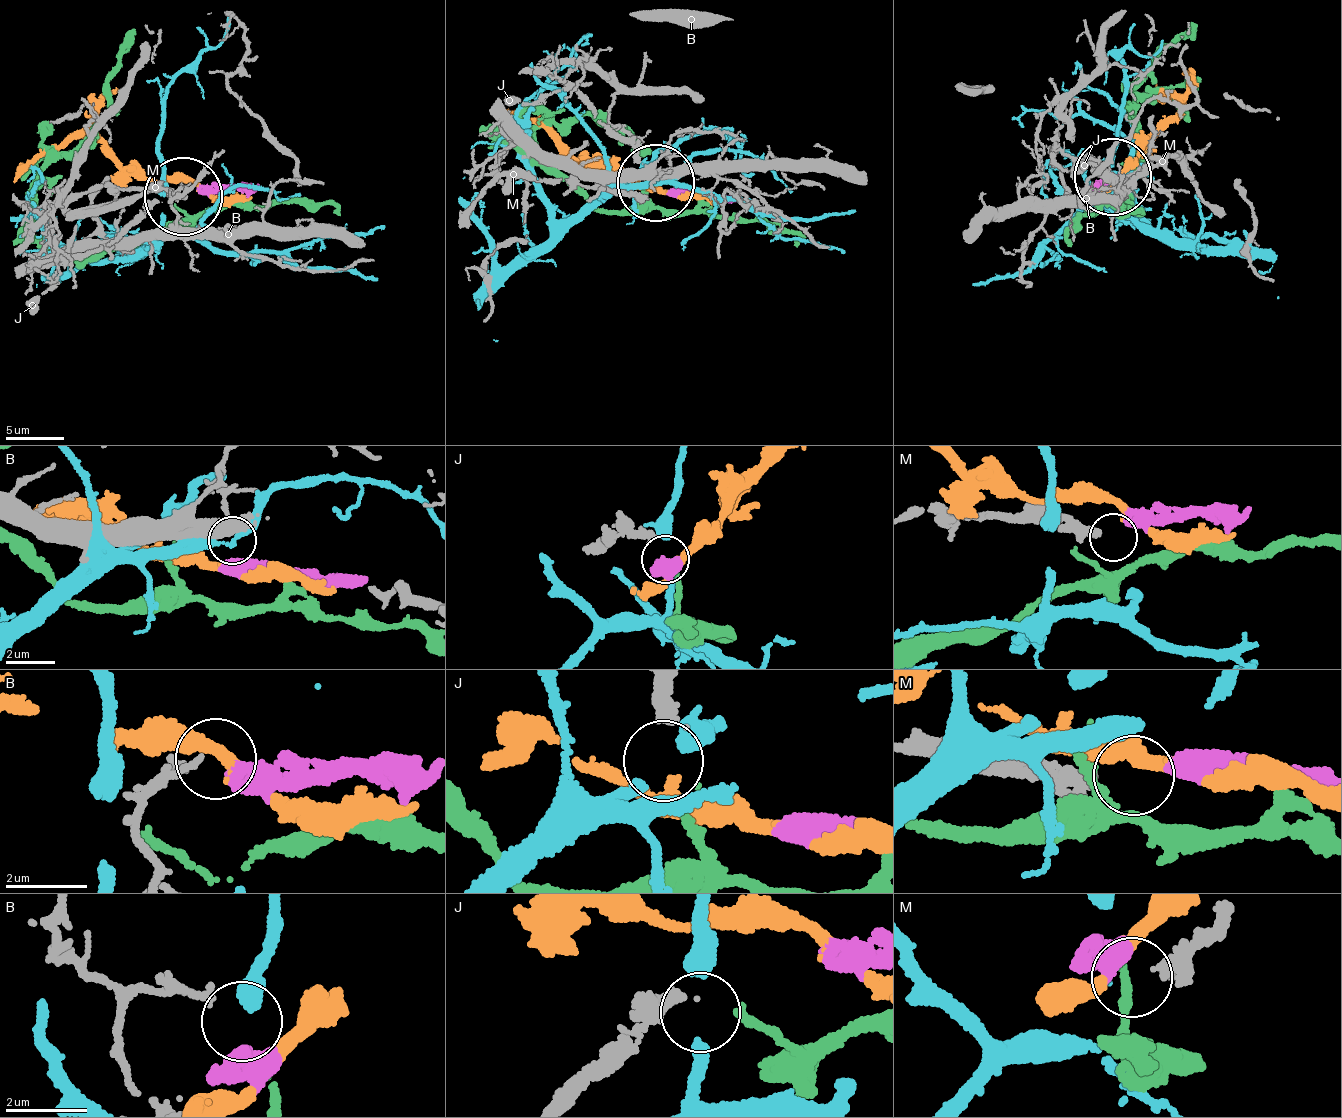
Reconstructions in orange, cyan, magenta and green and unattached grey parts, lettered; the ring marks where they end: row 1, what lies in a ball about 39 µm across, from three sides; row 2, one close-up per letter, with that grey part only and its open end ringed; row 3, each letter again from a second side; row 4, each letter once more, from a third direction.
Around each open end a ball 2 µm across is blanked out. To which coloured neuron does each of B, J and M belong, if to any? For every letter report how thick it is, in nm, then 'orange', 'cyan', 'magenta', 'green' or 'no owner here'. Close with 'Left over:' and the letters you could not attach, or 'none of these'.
B: 180 nm thick; no owner here
J: 360 nm thick; green
M: 400 nm thick; magenta
Left over: B

